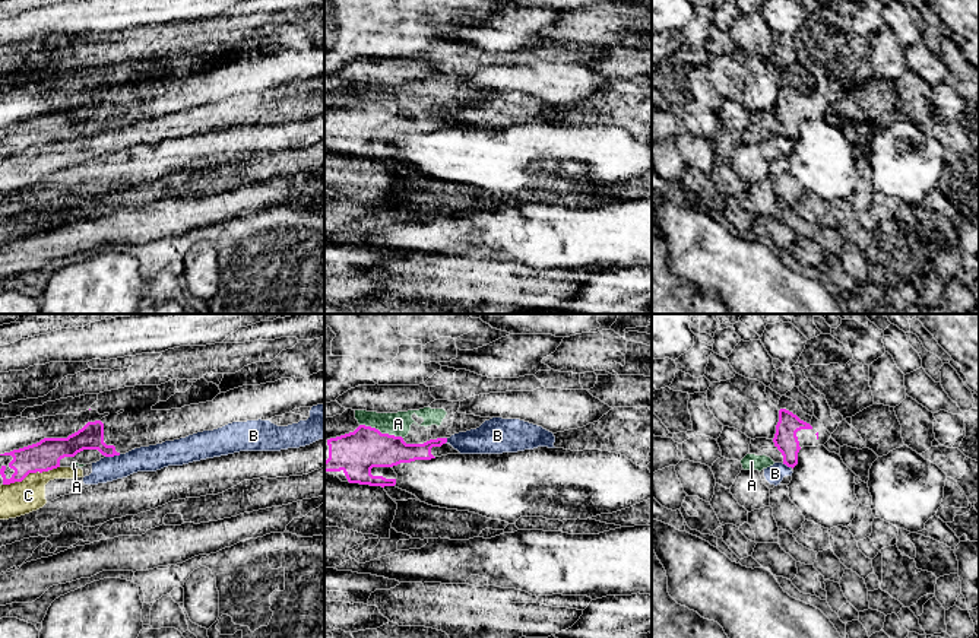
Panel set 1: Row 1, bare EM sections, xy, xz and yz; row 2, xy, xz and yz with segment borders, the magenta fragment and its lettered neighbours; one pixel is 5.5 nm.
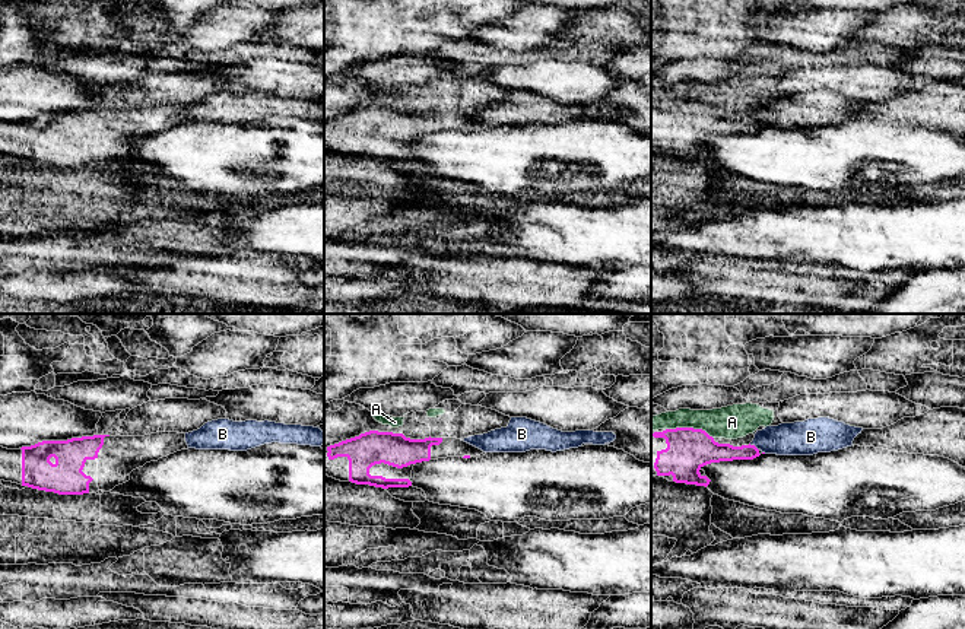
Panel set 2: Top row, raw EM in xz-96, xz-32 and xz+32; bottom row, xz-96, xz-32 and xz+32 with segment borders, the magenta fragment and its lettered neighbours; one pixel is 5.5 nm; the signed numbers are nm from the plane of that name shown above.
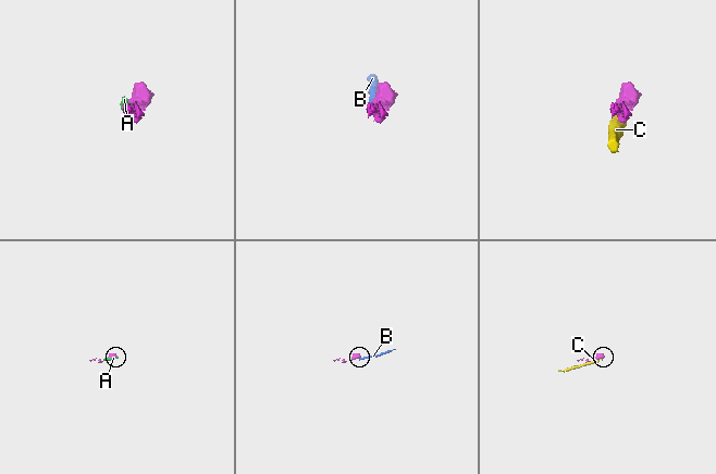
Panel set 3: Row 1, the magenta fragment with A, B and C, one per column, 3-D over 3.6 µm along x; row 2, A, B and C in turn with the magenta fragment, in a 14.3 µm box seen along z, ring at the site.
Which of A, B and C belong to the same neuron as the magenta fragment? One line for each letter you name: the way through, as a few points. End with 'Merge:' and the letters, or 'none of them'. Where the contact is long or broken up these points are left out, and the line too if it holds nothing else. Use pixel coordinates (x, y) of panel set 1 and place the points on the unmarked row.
Merge: none of them

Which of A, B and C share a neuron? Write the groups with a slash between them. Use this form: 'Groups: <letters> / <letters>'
Groups: A / B C

